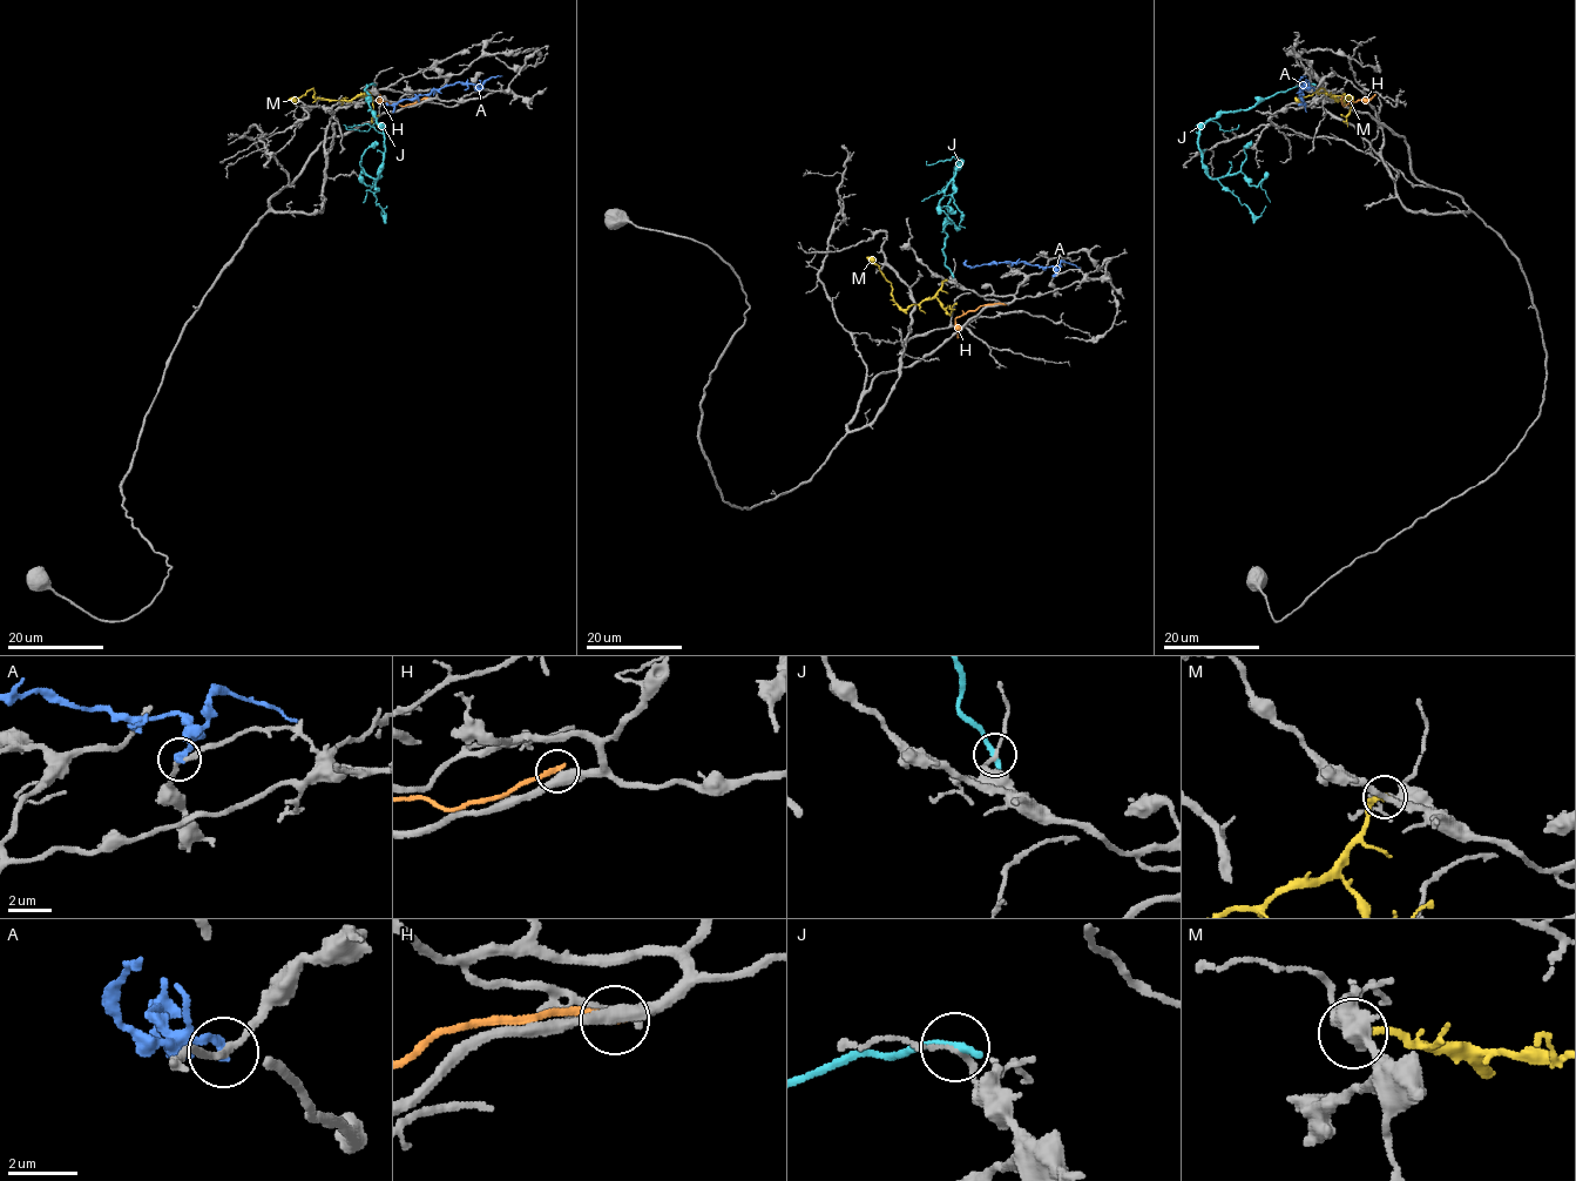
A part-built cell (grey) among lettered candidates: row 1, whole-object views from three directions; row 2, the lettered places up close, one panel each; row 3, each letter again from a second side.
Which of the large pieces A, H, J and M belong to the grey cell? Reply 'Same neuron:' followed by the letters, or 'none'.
Same neuron: none

